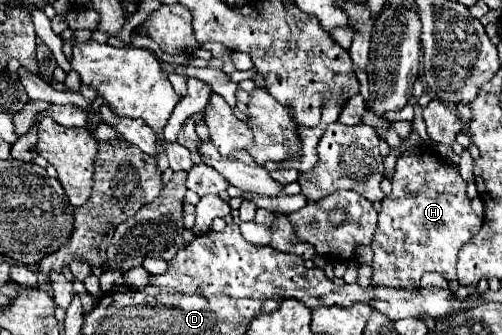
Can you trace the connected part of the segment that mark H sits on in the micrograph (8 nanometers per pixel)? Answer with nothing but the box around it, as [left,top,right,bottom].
[371,152,481,288]

